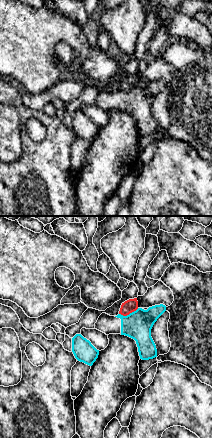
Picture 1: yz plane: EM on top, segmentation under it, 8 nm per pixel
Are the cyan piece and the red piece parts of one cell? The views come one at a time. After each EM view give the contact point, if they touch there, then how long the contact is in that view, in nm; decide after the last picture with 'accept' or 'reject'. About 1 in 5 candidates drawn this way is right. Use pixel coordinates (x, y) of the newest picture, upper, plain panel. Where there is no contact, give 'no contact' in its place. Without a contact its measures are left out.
meets cyan at (129, 90); contact 170 nm long

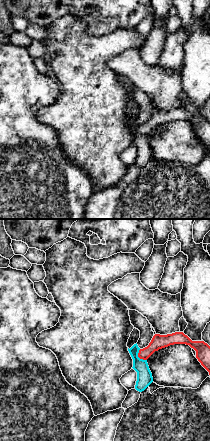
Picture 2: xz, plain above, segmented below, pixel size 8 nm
meets cyan at (138, 133); contact 110 nm long

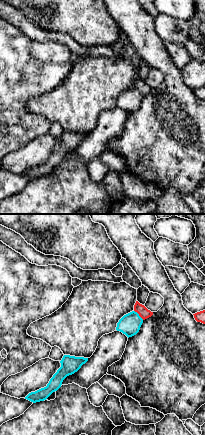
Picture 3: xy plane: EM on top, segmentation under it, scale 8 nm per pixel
meets cyan at (138, 91); contact 110 nm long

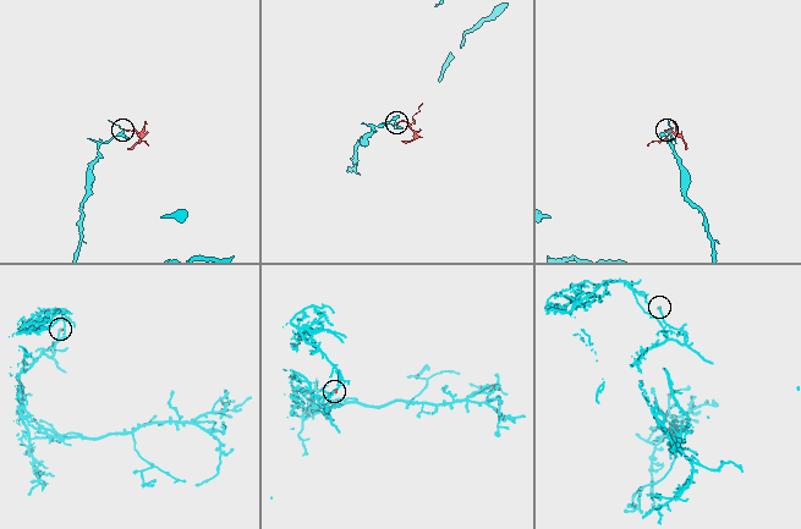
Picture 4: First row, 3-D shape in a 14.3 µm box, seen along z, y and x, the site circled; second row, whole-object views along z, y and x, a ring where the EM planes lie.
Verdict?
reject

